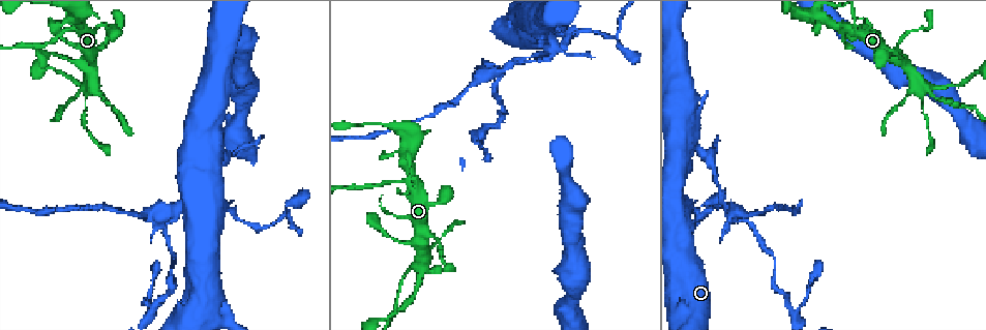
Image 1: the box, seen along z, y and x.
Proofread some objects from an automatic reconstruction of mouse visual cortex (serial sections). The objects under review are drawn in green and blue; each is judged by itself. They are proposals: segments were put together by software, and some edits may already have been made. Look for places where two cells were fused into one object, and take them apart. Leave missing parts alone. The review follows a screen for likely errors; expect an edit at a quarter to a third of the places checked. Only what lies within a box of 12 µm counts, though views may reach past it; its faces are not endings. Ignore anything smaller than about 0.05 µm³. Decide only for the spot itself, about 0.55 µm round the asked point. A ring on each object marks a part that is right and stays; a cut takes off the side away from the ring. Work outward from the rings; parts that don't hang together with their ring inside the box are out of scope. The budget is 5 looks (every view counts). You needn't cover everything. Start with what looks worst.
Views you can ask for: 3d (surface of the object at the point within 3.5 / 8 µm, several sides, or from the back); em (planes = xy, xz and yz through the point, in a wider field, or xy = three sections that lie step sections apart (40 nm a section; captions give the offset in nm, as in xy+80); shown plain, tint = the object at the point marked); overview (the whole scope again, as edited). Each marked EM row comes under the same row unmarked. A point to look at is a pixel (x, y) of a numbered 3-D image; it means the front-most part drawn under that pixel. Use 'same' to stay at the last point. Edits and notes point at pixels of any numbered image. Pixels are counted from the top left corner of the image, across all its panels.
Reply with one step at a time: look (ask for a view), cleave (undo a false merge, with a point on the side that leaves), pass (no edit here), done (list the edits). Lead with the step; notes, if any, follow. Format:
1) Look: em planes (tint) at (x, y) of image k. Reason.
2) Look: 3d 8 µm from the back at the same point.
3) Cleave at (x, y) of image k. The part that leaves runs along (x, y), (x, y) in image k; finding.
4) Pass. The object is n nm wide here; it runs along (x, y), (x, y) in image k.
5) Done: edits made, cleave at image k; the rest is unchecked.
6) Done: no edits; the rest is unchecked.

Look: 3d 3.5 µm from the back at (924, 94) of image 1. Calibre changes.

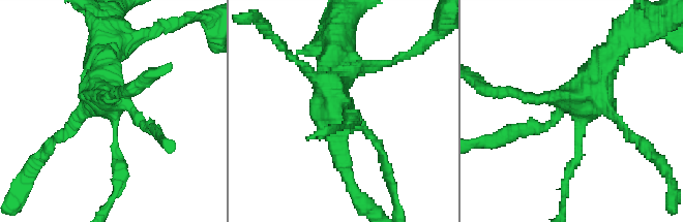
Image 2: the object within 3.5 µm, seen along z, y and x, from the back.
Look: em planes (tint) at (576, 114) of image 2.

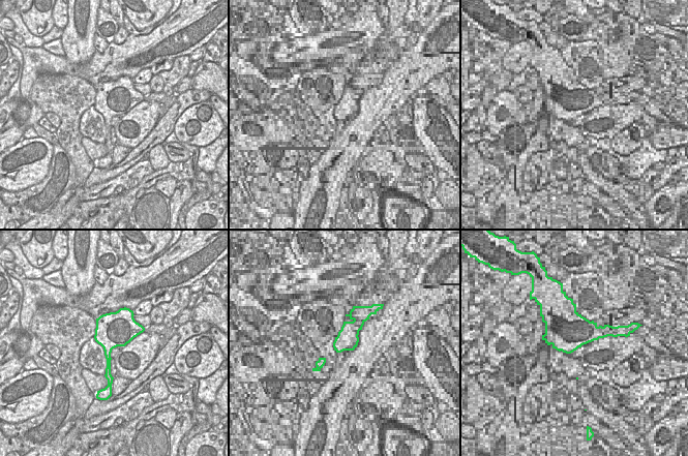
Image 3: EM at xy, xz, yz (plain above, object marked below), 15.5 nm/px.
Pass. The object is 550 nm wide here; it runs along (615, 44), (575, 98), (509, 92) in image 2; all the same cell.

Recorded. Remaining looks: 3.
Look: 3d 3.5 µm at (550, 33) of image 1.

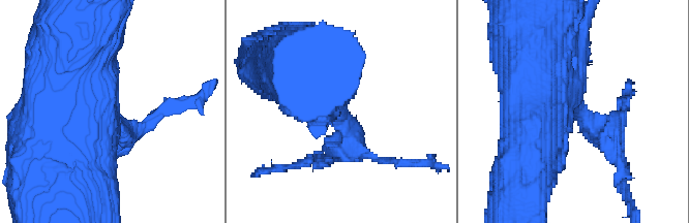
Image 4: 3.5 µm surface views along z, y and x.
Look: em xy step 2 (tint) at (572, 104) of image 4. Need the tissue.

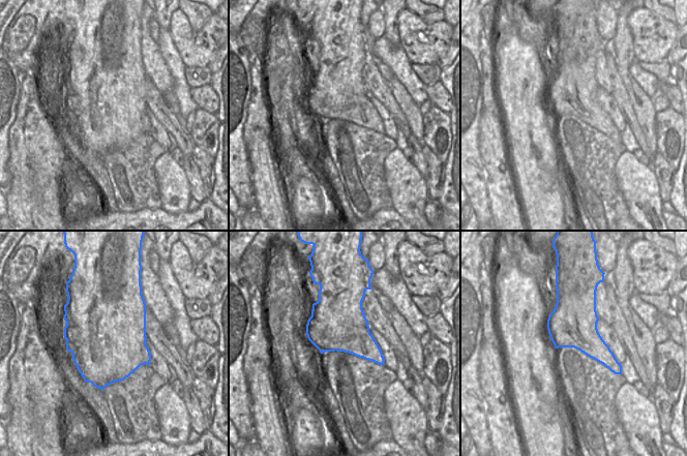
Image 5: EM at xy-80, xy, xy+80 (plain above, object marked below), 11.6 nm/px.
Cleave at (620, 140) of image 4. The object is 600 nm wide here; the part that leaves runs along (589, 120), (621, 158), (626, 190) in image 4; a second cell is stuck on.

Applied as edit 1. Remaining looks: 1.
Done: edits made, cleave at image 4; the rest is unchecked.

